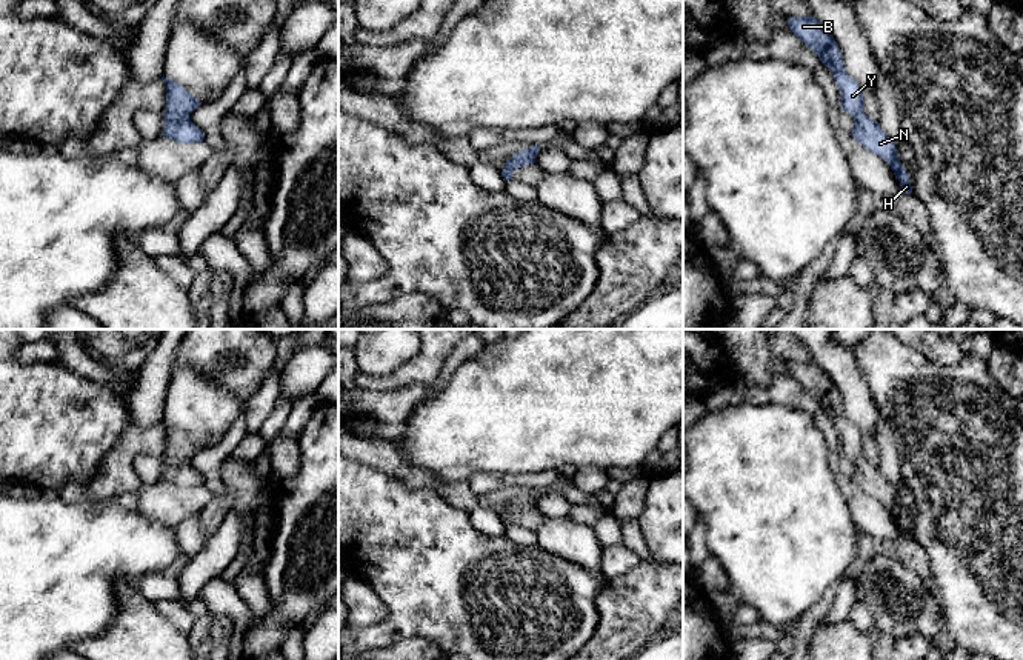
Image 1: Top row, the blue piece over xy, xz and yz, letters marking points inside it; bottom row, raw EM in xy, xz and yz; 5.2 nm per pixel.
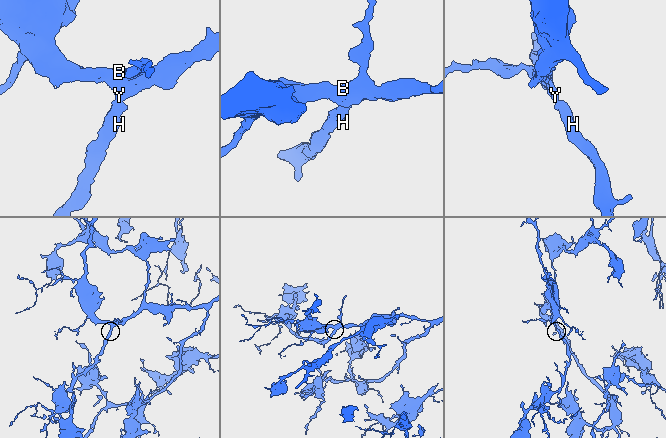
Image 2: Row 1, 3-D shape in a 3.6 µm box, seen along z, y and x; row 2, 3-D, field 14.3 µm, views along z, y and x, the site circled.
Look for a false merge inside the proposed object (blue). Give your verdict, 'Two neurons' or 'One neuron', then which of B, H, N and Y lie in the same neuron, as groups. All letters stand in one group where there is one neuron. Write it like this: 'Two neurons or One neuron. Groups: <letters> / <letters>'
One neuron. Groups: B H N Y

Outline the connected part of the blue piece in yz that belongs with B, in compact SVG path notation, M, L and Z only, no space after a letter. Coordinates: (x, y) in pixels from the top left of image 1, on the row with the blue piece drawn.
M812 15L789 17L788 26L809 49L817 54L820 62L831 69L840 91L840 109L854 117L851 135L863 148L881 157L891 166L895 178L900 182L901 194L912 192L909 175L897 158L895 145L883 134L878 122L871 120L863 112L863 91L858 83L846 74L841 62L841 52L834 37Z

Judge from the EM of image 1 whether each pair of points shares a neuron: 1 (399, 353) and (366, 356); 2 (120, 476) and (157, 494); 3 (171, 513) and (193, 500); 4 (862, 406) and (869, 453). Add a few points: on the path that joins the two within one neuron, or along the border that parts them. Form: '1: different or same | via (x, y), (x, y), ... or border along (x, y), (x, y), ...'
1: same | via (391, 353), (374, 353)
2: different | border along (142, 485), (137, 490)
3: same | via (176, 508), (188, 502)
4: different | border along (863, 437), (873, 439)

